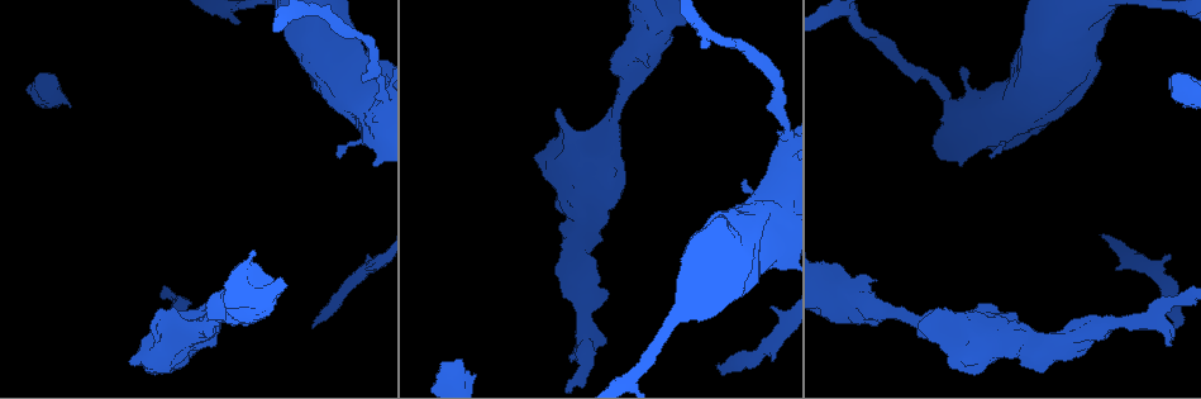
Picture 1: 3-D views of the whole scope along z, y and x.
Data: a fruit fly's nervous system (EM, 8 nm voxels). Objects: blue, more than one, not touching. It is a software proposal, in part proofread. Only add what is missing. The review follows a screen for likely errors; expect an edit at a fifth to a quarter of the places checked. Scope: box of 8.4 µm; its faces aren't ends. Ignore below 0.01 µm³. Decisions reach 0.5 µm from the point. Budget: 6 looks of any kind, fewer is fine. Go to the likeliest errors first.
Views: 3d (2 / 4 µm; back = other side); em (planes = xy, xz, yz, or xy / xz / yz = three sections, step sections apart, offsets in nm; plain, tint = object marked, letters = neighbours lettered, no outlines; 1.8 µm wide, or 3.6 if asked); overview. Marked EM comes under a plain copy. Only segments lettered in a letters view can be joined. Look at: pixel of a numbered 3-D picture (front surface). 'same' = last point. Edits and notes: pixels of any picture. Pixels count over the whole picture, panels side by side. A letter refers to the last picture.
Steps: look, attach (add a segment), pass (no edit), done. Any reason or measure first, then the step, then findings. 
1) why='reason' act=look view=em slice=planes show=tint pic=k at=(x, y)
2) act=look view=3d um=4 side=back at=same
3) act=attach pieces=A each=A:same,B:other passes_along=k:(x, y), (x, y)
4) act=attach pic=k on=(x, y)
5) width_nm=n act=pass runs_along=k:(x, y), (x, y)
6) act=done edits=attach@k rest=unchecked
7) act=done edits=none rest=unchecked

why='an open end' act=look view=3d um=2 pic=1 at=(1168, 344)

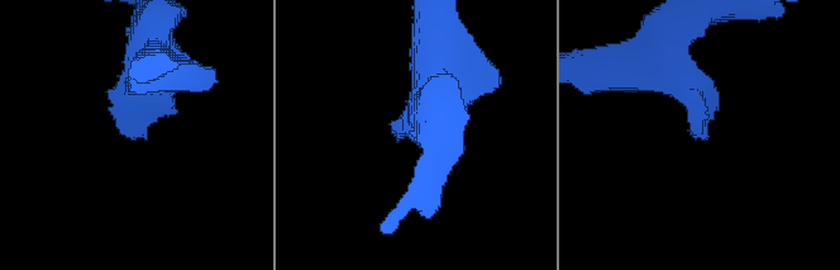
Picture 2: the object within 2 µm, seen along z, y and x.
why='now the EM' act=look view=em slice=planes show=letters pic=2 at=(702, 136)

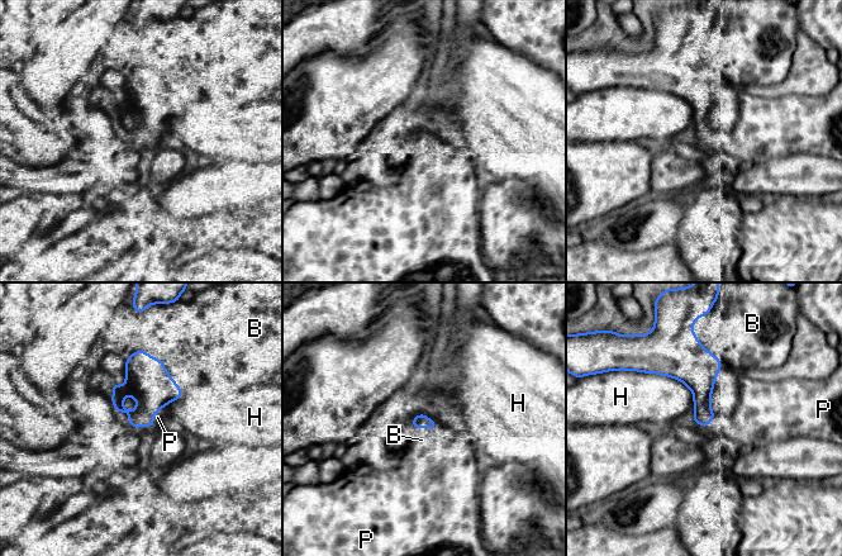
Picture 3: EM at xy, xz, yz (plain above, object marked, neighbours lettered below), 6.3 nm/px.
act=attach pieces=P each=B:other,H:other,P:same found='the cell continues'

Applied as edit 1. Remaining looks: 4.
why='branch stops here' act=look view=em slice=planes show=letters pic=1 at=(338, 155)

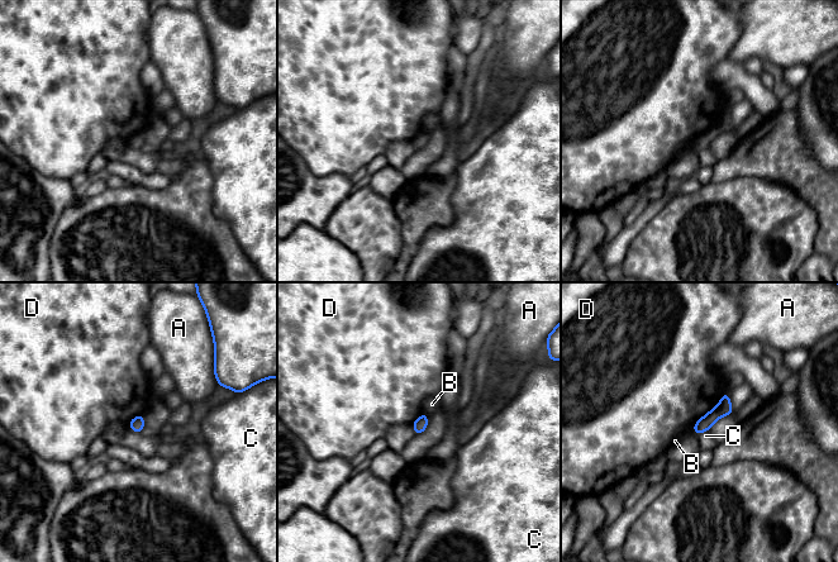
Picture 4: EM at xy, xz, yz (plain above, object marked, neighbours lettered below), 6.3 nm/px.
width_nm=90 longest_contact=D:320nm act=pass each=A:other,B:other,C:other,D:other found='none of them fits'

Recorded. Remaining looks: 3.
why='thick turns thin' act=look view=em um=3.6 slice=planes show=letters pic=1 at=(968, 357)

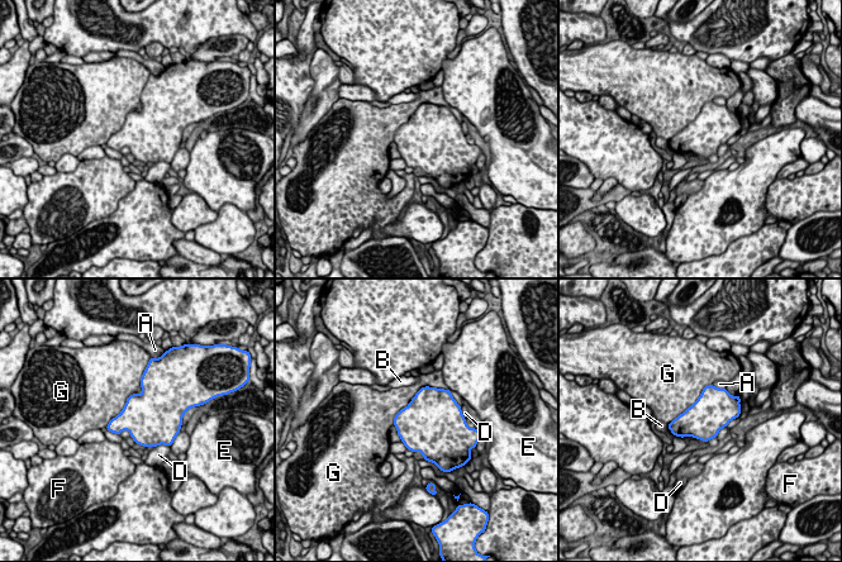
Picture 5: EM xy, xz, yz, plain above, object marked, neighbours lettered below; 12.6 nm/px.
act=pass each=A:other,B:other,D:other,E:other,F:other,G:other border=5:(447, 389), (423, 386), (393, 424) found='no lettered segment goes on from it'

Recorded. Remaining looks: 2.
act=done edits=attach@3 rest=unchecked

